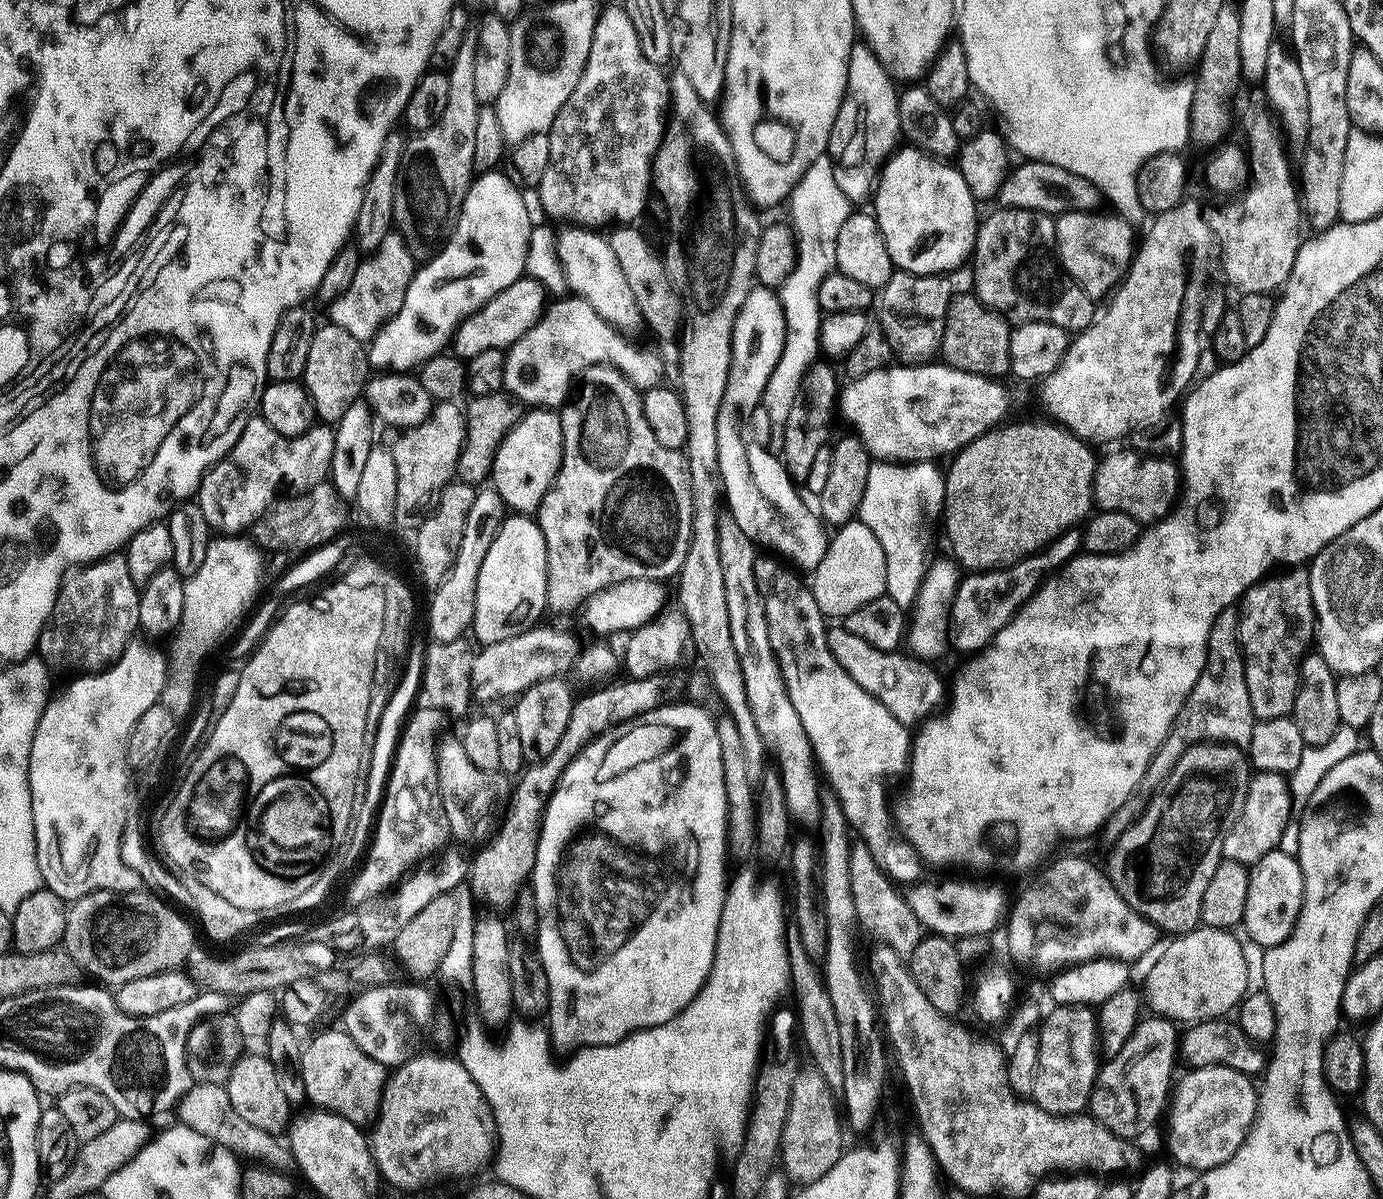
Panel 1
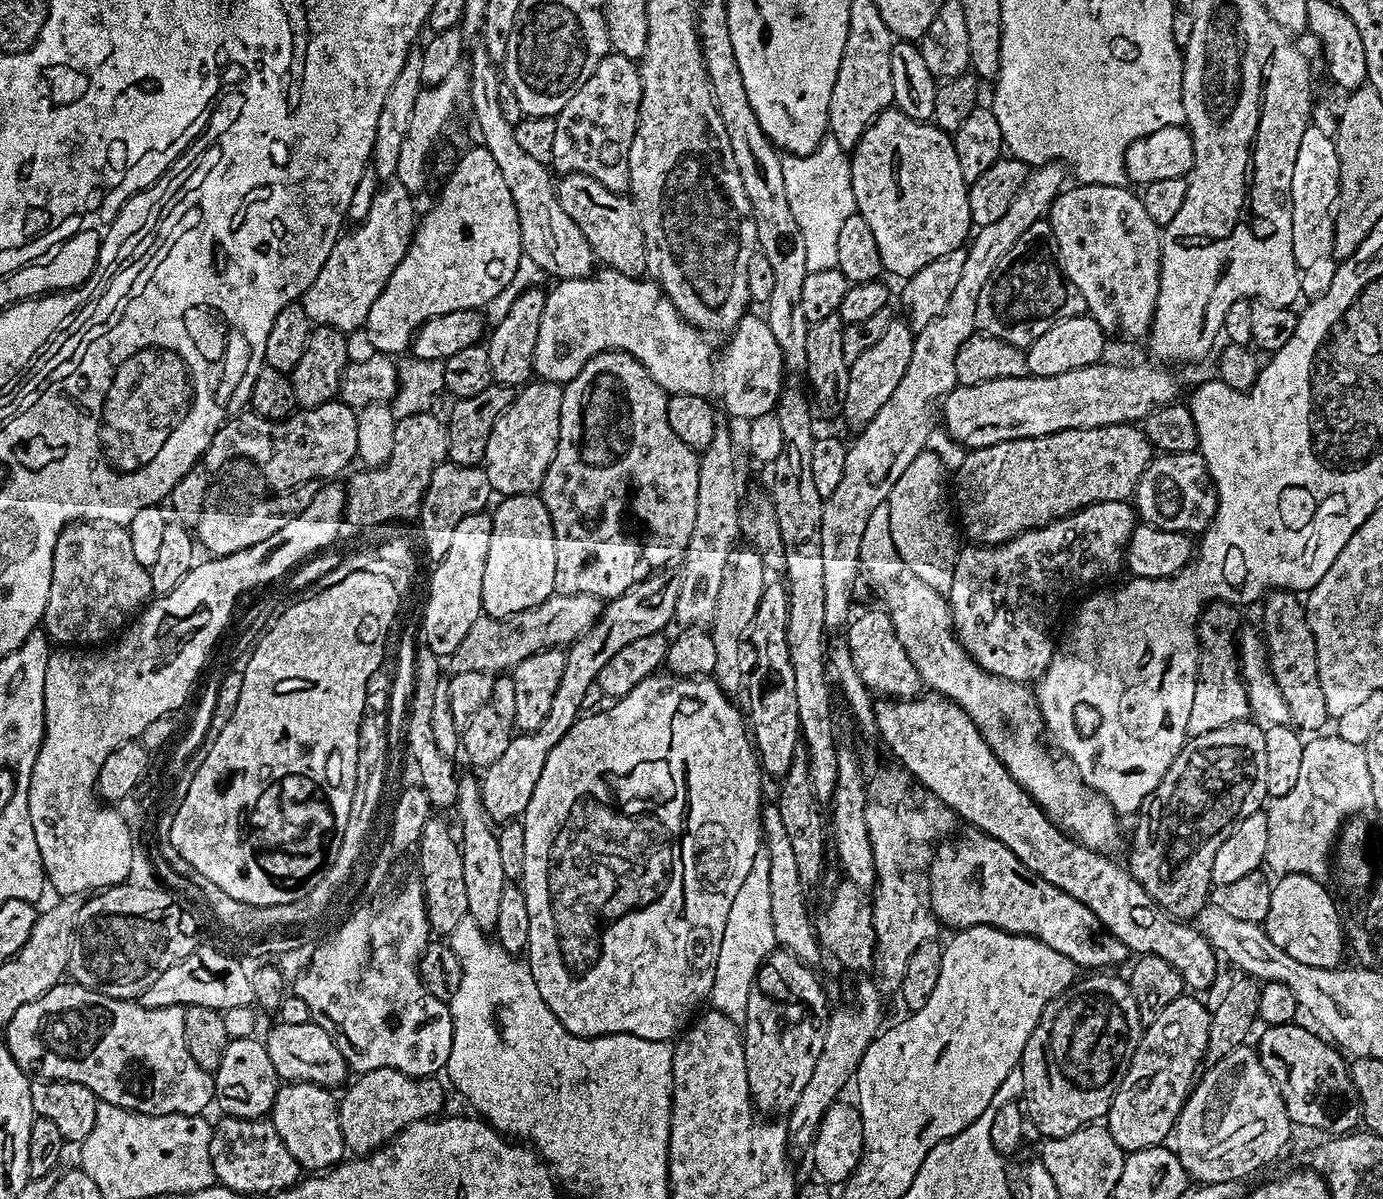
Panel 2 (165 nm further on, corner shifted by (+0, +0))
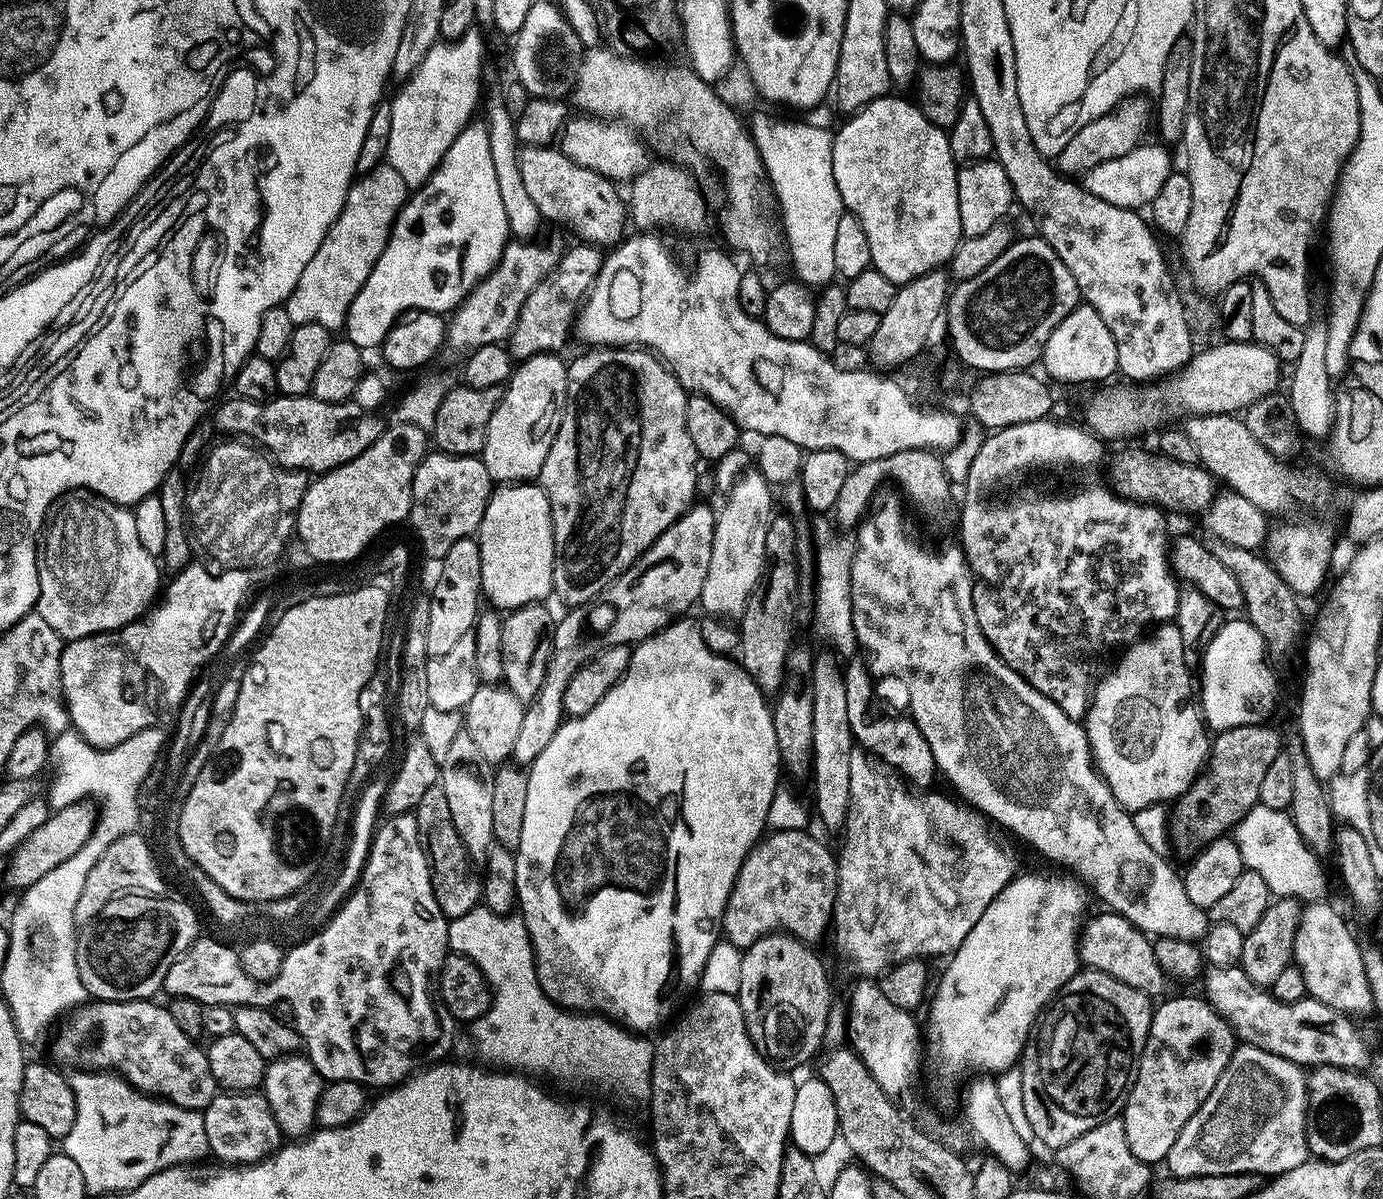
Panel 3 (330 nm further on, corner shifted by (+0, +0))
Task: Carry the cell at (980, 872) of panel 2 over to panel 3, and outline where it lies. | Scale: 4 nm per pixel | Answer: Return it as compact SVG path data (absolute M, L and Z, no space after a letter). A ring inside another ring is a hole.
M1111 910L1103 911L1092 921L1089 919L1079 933L1079 963L1085 969L1105 972L1107 976L1113 976L1115 980L1122 981L1126 986L1145 992L1149 998L1163 997L1164 987L1170 984L1170 977L1162 970L1162 966L1158 966L1158 958L1154 958L1153 941L1134 927L1126 917Z

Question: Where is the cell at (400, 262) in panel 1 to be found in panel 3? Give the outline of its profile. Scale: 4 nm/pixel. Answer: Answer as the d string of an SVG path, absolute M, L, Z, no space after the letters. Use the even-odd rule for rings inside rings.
M387 162L380 163L376 168L363 173L348 189L348 197L344 208L338 214L338 218L330 226L326 238L322 238L322 246L318 246L318 254L310 258L306 270L302 270L302 278L298 278L298 286L284 301L282 307L286 314L290 314L290 322L293 326L298 324L321 324L322 327L335 330L345 327L348 311L366 278L370 278L370 270L382 258L382 250L386 250L388 239L392 233L392 224L396 221L396 215L400 213L405 200L410 195L410 189L402 180L398 170Z

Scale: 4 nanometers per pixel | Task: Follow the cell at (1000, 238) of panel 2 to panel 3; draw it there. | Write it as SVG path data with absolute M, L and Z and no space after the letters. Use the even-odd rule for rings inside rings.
M1147 95L1125 96L1115 106L1107 109L1097 120L1083 124L1069 136L1058 157L1058 168L1064 174L1083 173L1110 158L1118 158L1141 143L1144 127L1150 124L1150 100ZM1060 163L1060 164L1059 164Z

